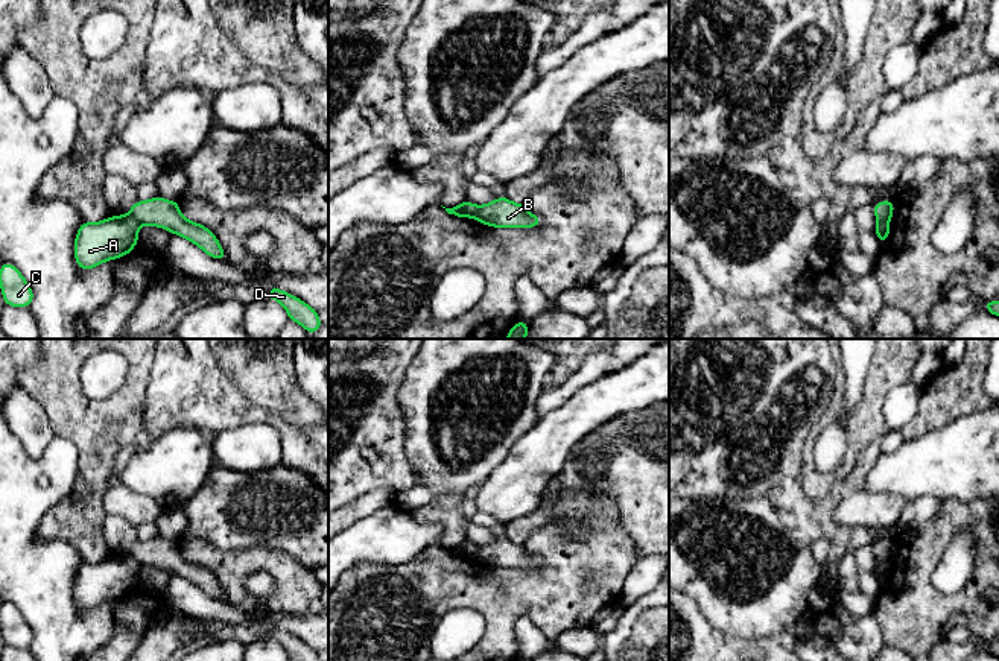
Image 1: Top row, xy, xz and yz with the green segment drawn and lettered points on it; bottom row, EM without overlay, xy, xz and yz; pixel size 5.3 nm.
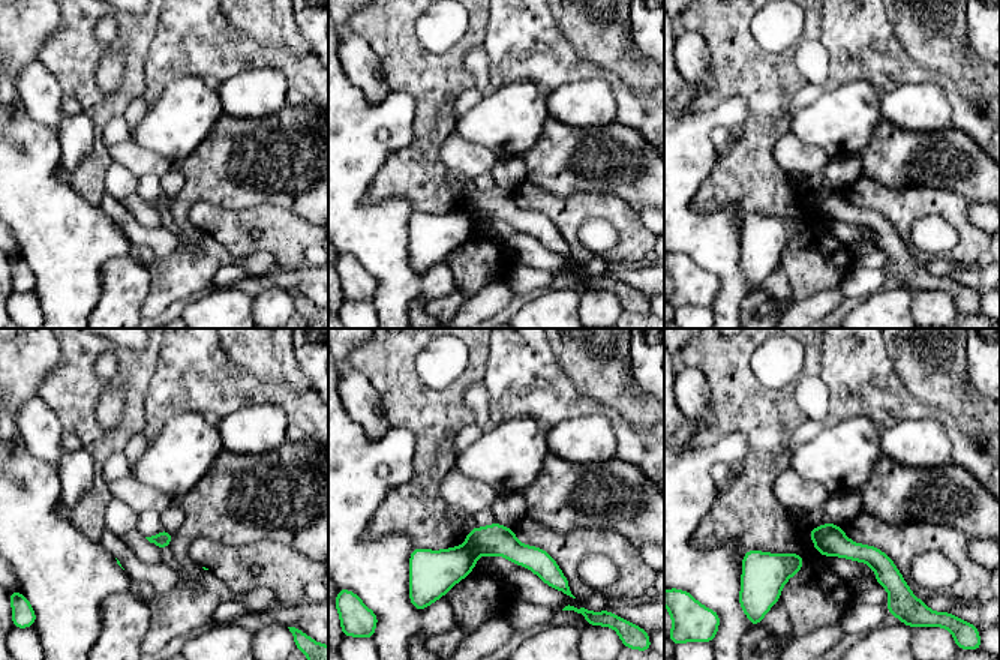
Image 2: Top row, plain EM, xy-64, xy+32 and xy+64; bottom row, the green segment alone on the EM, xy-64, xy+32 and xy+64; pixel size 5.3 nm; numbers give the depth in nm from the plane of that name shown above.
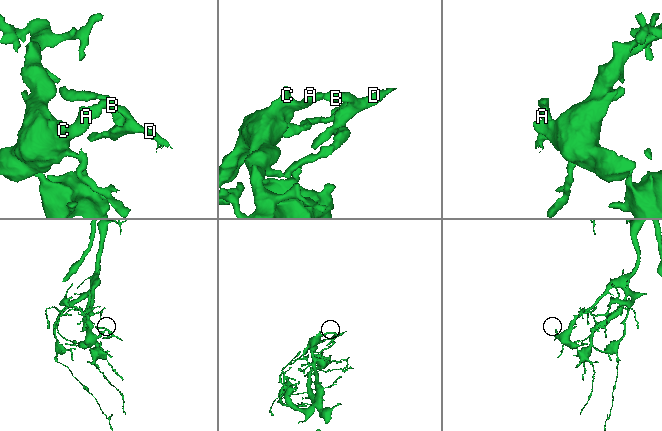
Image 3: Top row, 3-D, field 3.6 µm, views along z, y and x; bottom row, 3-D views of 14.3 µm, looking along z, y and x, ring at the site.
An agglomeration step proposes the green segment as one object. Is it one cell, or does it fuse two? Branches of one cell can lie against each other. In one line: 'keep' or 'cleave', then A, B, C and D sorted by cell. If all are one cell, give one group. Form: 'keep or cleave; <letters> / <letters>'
cleave; A C / B D

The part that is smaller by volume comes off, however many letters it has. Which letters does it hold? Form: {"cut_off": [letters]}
{"cut_off": ["B", "D"]}

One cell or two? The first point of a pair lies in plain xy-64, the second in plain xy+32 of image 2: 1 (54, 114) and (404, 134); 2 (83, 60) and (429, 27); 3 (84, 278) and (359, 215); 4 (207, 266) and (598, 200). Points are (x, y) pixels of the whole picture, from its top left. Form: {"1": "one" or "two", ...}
{"1": "two", "2": "two", "3": "one", "4": "two"}

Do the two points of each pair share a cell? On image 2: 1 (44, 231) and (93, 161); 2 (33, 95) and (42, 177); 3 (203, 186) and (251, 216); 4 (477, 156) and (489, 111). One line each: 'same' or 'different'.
1: different
2: different
3: different
4: different

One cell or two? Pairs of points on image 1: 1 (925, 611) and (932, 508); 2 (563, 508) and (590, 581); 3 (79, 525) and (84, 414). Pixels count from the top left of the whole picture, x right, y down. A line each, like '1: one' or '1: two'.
1: two
2: one
3: one

